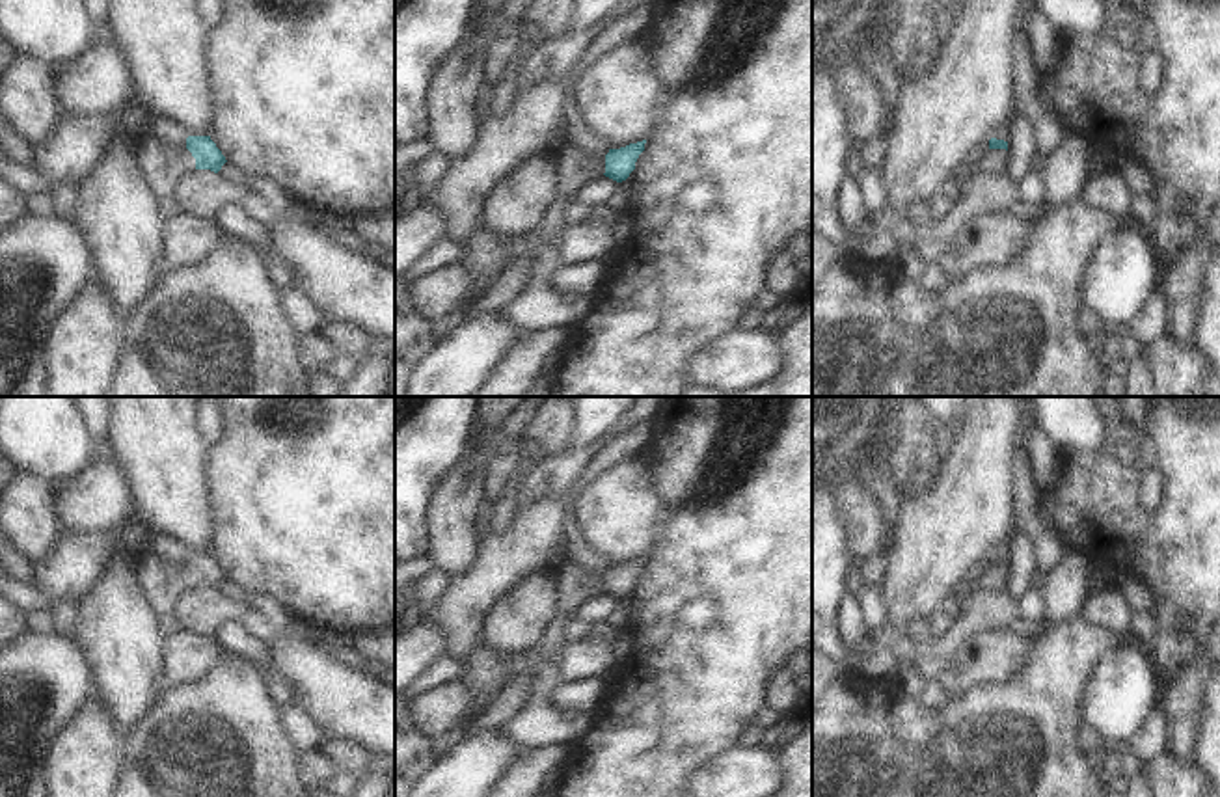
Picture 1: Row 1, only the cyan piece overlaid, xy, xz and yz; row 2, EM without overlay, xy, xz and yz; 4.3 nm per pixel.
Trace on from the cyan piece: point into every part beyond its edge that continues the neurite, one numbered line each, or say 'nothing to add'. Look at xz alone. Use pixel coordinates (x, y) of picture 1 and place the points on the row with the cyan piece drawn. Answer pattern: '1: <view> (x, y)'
1: xz (576, 168)

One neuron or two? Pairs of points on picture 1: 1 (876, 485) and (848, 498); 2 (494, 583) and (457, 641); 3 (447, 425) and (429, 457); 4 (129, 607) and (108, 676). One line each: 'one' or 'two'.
1: two
2: one
3: one
4: one

